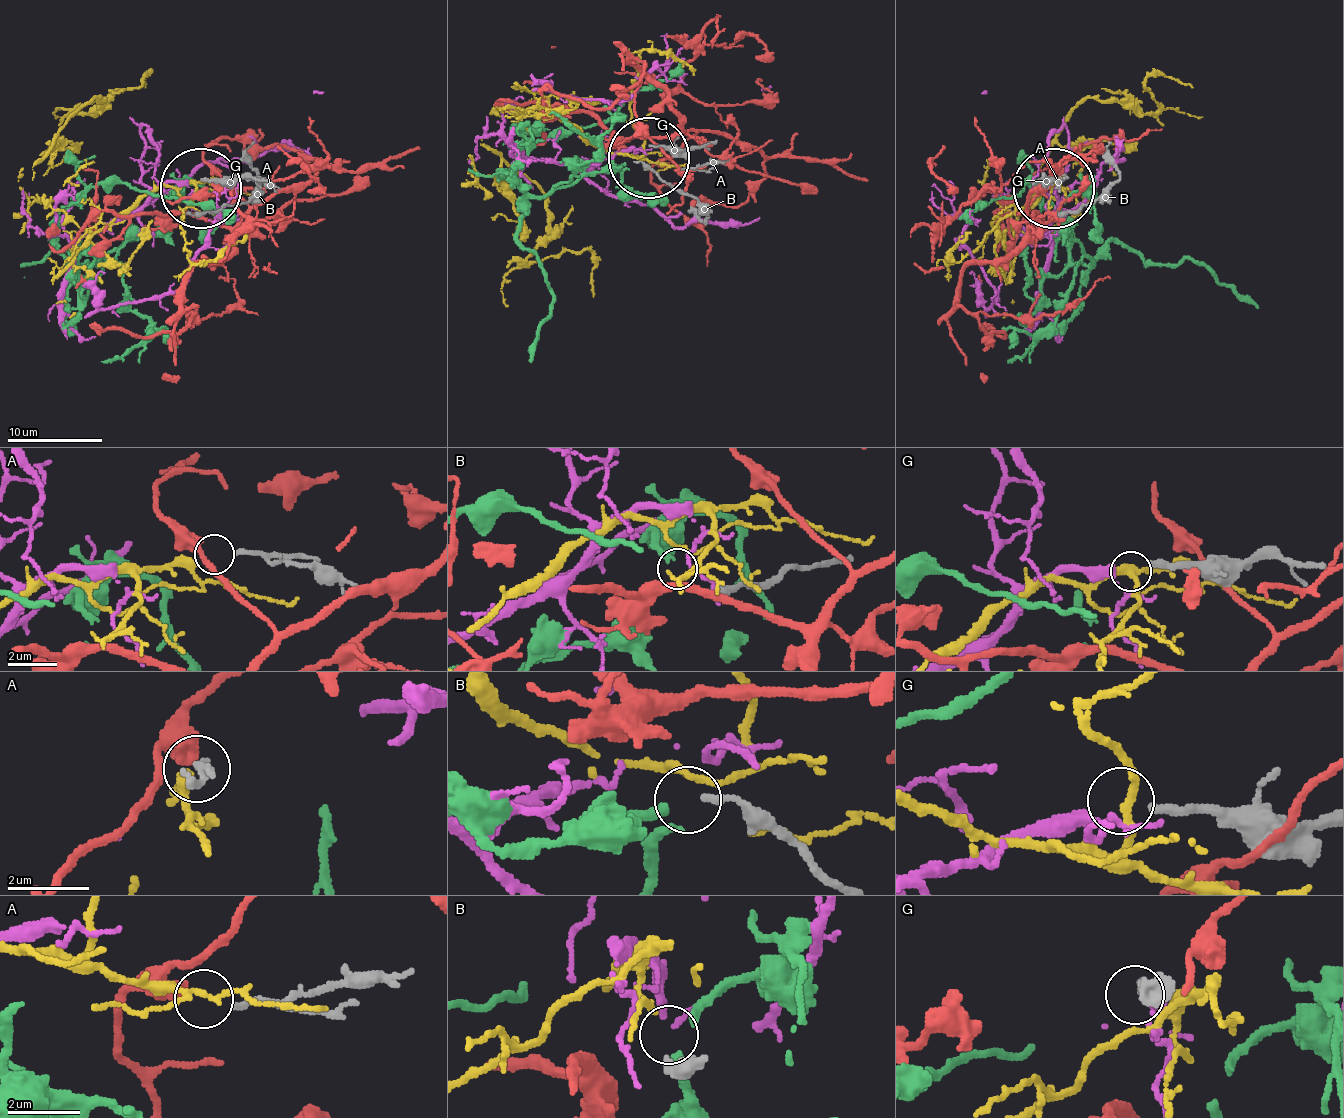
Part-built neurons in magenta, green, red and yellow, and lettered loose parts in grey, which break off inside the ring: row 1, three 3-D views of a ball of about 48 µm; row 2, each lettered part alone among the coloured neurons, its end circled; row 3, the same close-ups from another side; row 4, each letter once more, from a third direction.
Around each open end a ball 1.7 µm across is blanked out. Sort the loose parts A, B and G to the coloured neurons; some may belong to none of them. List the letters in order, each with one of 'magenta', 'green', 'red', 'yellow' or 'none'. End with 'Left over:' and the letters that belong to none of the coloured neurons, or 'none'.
A: yellow
B: green
G: magenta
Left over: none

